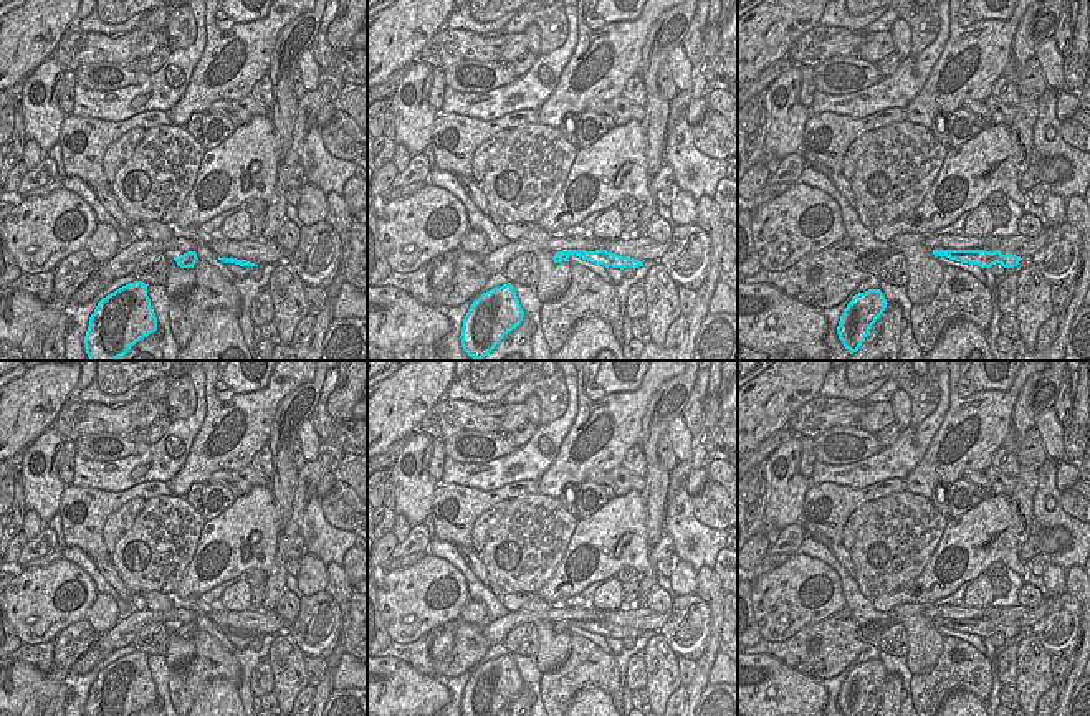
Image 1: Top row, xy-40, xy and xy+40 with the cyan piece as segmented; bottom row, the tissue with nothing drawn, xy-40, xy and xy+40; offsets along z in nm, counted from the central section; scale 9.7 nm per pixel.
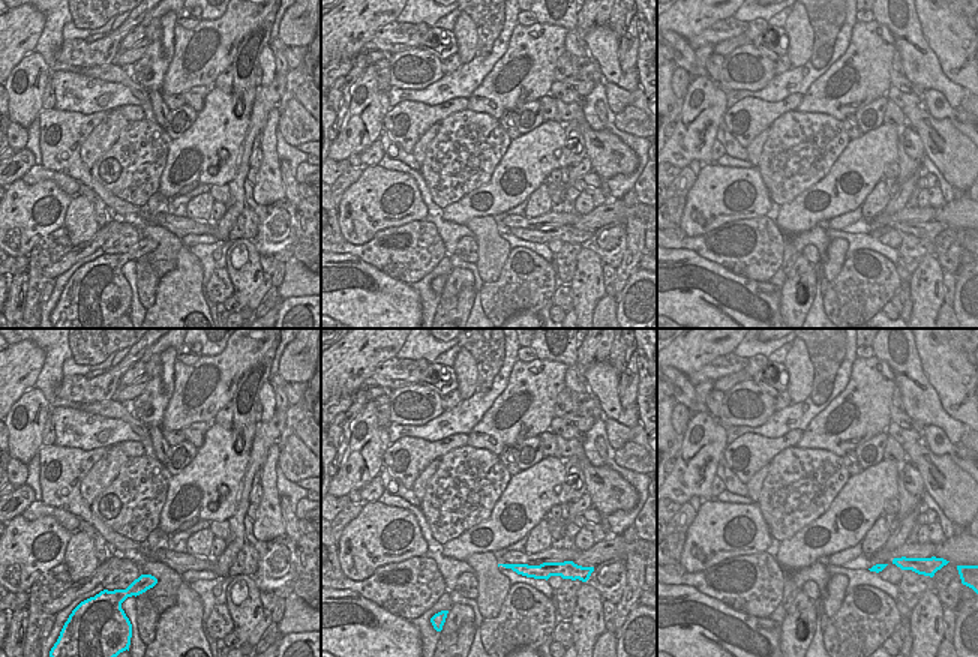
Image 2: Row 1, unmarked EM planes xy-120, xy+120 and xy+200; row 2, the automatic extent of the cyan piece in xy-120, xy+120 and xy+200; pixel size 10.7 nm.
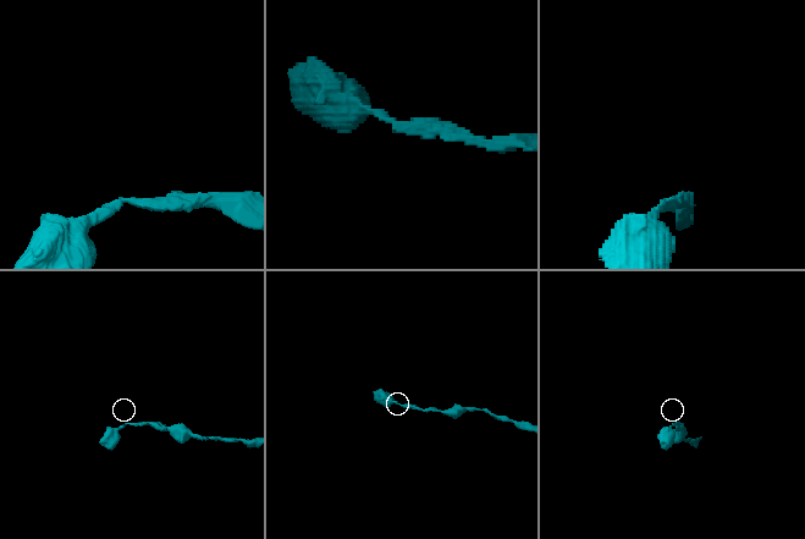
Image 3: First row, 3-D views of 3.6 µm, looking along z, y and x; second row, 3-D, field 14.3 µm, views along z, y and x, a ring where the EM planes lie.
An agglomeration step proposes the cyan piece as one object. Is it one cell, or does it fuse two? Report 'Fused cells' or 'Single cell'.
Single cell

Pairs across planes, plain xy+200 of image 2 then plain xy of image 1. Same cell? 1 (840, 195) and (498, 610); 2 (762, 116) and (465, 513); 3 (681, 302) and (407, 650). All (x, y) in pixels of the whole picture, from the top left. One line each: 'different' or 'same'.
1: different
2: same
3: different

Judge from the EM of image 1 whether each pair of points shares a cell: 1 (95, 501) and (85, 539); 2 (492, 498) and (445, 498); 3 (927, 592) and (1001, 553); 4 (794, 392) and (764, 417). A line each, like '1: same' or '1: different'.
1: same
2: same
3: same
4: same

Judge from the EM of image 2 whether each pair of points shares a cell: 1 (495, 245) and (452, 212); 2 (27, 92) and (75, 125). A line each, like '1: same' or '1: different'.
1: different
2: different

